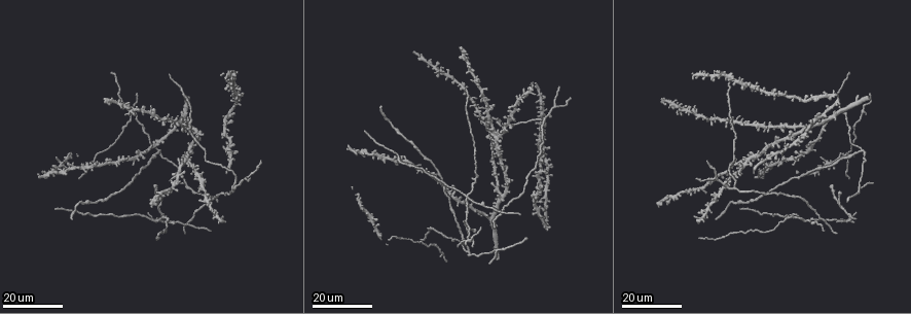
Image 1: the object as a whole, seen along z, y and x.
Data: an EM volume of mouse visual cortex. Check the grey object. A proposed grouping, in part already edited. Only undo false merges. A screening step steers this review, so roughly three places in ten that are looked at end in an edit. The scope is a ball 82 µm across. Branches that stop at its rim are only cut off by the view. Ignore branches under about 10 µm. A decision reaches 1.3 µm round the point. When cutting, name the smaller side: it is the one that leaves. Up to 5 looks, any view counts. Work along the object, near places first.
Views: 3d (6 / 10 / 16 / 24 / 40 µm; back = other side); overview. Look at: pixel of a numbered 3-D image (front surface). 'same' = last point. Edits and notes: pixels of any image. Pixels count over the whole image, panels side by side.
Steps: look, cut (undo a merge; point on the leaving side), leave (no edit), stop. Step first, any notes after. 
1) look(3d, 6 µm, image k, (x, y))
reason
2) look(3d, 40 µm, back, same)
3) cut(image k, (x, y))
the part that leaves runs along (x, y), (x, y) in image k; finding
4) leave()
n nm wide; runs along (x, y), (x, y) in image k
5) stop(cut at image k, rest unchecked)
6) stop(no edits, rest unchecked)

look(3d, 16 µm, image 1, (736, 190))
three-way junction

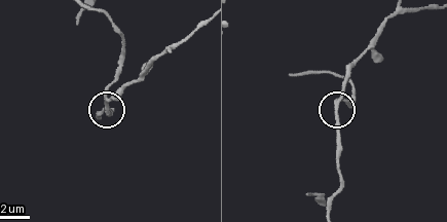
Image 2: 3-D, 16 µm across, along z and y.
look(3d, 6 µm, image 2, (106, 99))

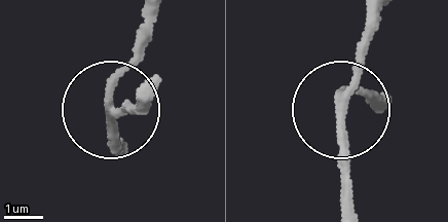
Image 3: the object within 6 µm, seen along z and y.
leave()
210 nm wide; one neuron here

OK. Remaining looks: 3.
look(3d, 16 µm, image 1, (497, 135))

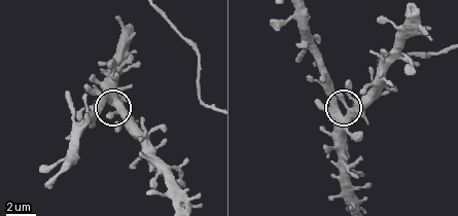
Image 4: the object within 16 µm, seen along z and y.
look(3d, 10 µm, image 4, (113, 99))
zoom in

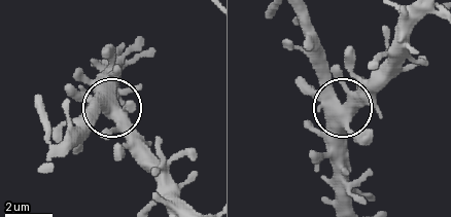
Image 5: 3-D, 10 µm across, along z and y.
look(3d, 10 µm, back, image 5, (338, 105))
from behind

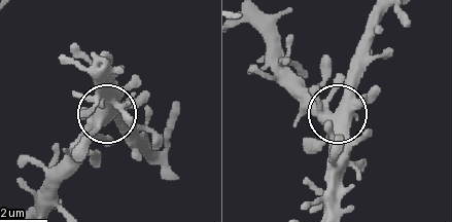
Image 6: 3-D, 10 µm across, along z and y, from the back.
leave()
one neuron here

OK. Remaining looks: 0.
stop(no edits, rest unchecked)

